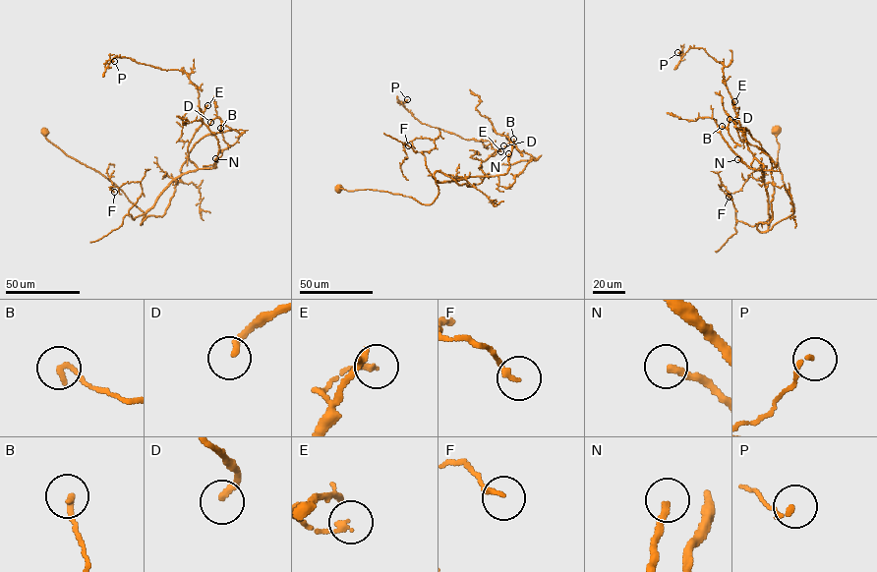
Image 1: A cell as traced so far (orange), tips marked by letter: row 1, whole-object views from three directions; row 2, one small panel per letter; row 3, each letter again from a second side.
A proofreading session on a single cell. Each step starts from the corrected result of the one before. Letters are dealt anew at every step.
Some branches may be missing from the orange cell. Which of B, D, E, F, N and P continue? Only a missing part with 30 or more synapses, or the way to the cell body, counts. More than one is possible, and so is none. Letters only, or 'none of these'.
D, N

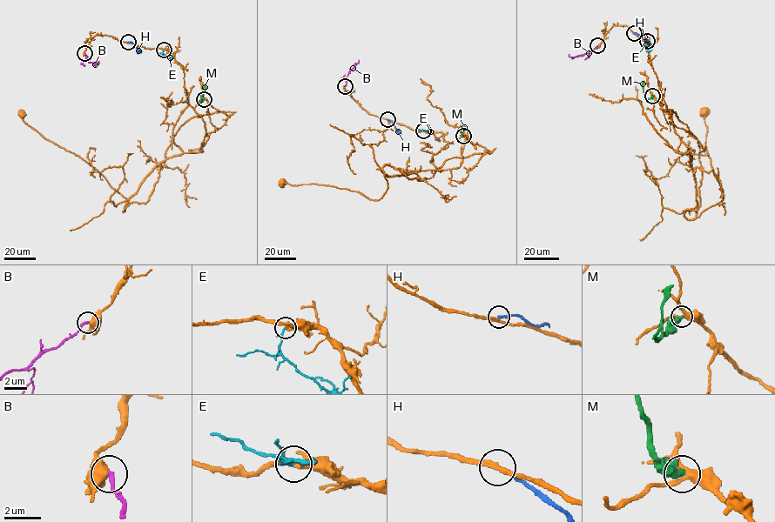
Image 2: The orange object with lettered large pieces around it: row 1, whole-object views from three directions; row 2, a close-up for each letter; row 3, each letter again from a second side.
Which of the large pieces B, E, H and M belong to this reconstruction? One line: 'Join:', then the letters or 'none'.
Join: B

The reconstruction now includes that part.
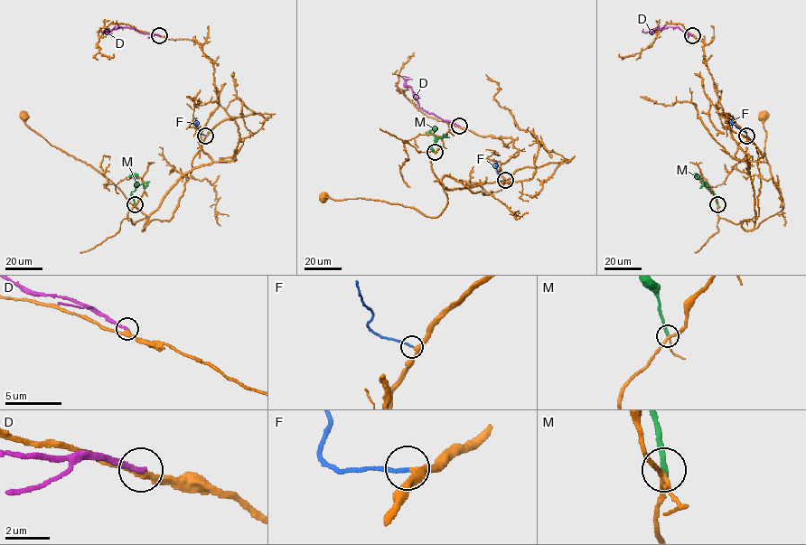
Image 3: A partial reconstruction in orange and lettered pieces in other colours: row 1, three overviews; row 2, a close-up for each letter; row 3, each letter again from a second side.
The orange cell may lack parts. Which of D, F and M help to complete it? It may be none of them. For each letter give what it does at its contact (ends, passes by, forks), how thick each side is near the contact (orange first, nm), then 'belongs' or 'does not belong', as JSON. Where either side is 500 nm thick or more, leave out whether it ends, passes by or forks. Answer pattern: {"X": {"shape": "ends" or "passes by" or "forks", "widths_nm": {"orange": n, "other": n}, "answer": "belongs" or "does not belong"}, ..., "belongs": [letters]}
{"D": {"shape": "ends", "widths_nm": {"orange": 320, "other": 240}, "answer": "does not belong"}, "F": {"shape": "ends", "widths_nm": {"orange": 320, "other": 170}, "answer": "belongs"}, "M": {"shape": "ends", "widths_nm": {"orange": 200, "other": 260}, "answer": "does not belong"}, "belongs": ["F"]}

